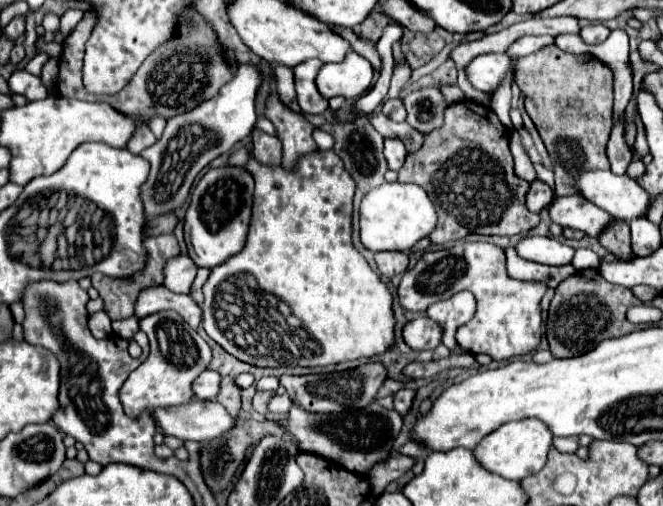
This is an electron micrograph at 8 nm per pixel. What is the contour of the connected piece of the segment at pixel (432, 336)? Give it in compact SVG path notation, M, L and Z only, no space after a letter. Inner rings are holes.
M419 317L403 327L403 339L411 349L435 349L441 343L441 327L429 317Z

